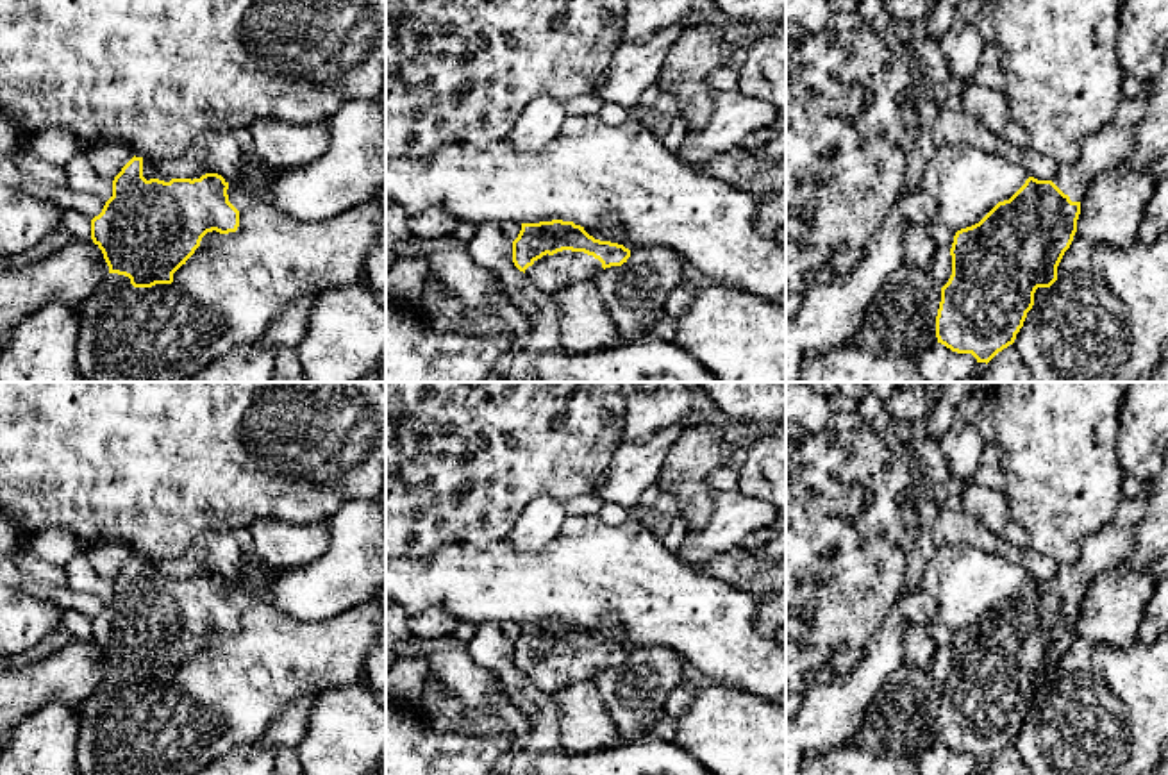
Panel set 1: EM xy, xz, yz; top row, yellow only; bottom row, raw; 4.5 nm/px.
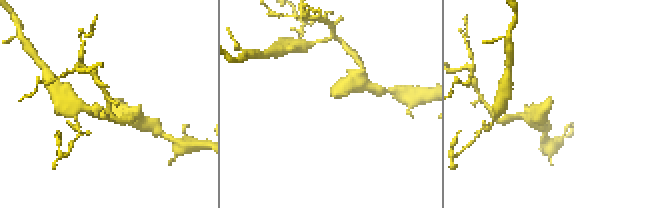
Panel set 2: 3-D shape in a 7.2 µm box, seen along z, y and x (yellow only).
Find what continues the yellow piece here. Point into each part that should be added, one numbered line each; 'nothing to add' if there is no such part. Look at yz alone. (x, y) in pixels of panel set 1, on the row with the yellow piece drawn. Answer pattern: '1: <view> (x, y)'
1: yz (1113, 145)

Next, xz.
1: xz (550, 274)

